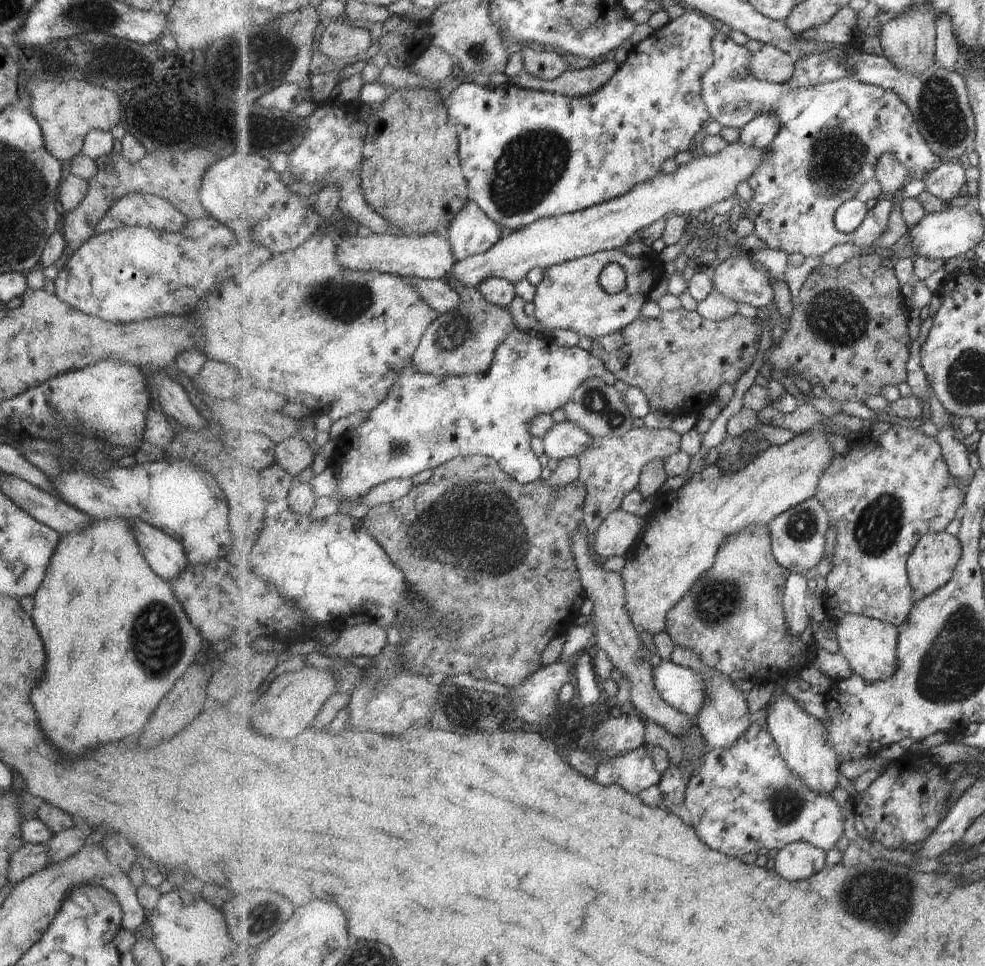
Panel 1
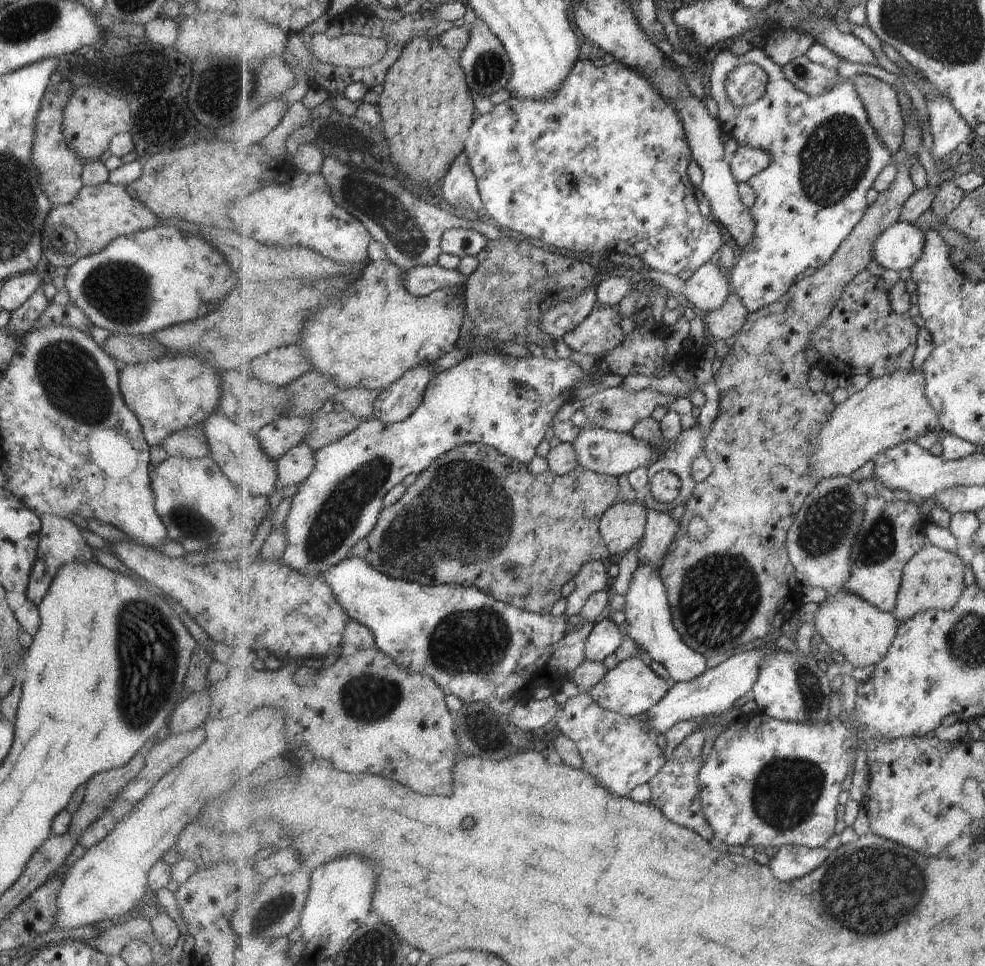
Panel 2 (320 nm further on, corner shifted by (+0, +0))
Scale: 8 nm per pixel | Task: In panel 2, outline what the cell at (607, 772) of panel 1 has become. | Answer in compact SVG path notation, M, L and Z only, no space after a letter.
M579 692L563 705L555 721L561 734L572 738L583 759L581 769L593 775L610 793L629 798L634 788L650 783L669 760L657 746L657 736L646 727L647 715L629 716L599 706L589 693Z

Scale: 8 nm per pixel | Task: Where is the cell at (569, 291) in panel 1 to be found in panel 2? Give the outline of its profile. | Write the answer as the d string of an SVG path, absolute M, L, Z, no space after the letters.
M596 306L592 315L563 340L578 353L604 357L624 342L621 318L616 308Z

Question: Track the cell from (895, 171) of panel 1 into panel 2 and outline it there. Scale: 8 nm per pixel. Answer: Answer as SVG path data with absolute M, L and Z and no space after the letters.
M858 74L850 79L864 100L869 120L877 134L895 156L906 135L906 120L897 92L887 82L867 74Z

